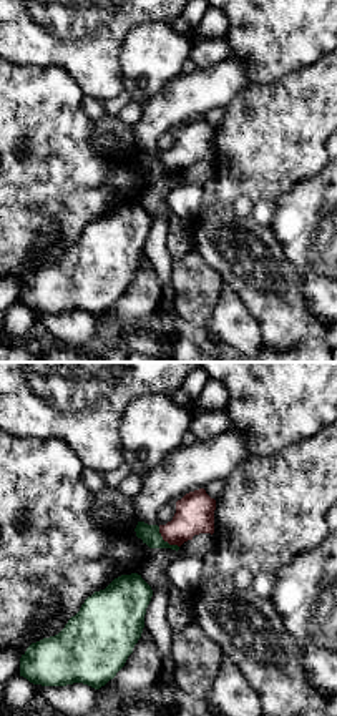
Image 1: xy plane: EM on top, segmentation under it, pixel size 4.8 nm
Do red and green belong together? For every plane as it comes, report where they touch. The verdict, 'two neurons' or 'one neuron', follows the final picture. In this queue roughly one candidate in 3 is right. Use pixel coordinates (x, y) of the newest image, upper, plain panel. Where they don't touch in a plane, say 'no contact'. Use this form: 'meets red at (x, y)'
meets red at (165, 168)

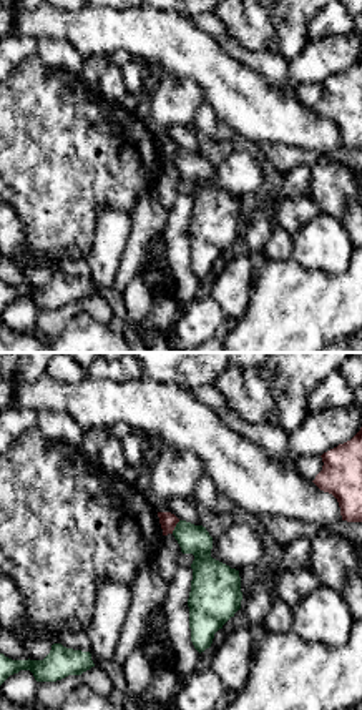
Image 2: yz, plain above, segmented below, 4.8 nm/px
meets red at (175, 153)

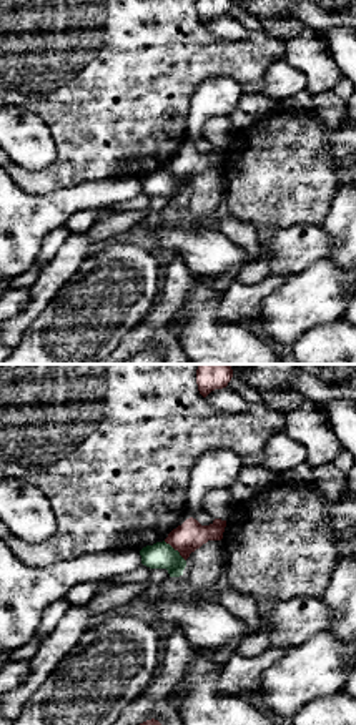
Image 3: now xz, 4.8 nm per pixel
meets red at (175, 177)

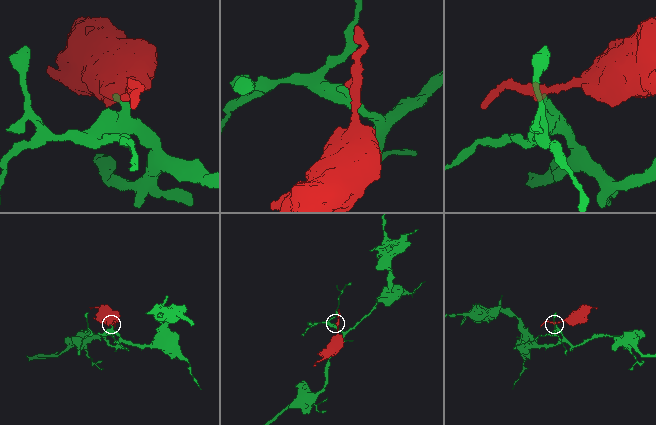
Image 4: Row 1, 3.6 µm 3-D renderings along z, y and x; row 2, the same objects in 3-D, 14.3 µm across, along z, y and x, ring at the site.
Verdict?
two neurons

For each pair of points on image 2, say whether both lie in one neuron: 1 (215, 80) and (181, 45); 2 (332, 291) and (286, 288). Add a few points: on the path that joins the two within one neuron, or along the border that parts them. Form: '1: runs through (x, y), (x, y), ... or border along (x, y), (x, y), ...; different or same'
1: runs through (208, 72), (190, 54); same
2: runs through (321, 291), (298, 291); same

